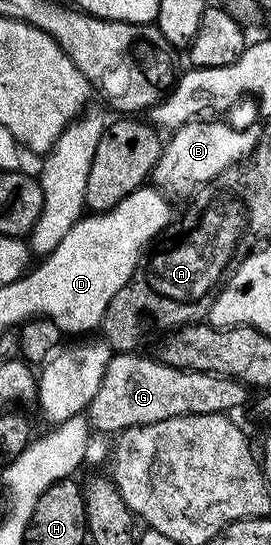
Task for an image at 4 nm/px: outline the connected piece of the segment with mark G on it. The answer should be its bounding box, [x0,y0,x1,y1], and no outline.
[87,353,248,434]

